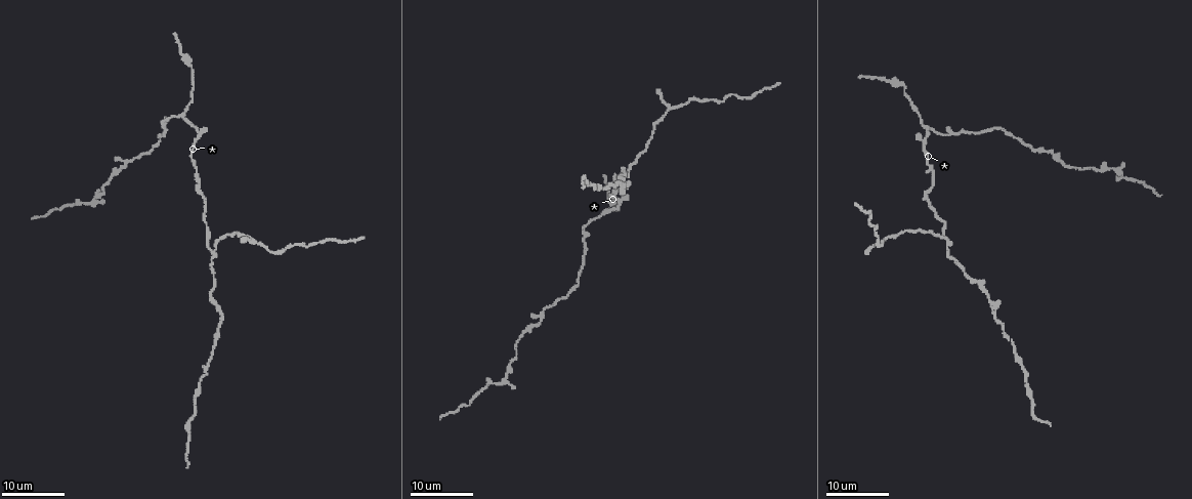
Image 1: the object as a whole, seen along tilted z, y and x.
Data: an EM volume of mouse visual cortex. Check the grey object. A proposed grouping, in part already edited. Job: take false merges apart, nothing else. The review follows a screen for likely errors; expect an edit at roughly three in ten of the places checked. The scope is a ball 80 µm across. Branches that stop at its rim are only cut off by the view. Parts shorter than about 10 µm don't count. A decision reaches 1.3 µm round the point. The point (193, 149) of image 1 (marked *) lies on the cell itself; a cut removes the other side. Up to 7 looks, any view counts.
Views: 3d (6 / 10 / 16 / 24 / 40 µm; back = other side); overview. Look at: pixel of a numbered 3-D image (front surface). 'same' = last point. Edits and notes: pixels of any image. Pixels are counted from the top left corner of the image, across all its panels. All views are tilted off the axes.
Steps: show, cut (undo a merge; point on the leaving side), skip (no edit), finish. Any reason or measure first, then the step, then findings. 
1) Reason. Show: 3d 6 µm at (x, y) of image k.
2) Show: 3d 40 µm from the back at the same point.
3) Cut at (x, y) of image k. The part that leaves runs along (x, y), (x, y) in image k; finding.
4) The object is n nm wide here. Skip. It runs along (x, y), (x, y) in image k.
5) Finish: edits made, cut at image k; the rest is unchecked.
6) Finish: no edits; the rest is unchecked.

Three-way junction. Show: 3d 24 µm at (950, 243) of image 1.

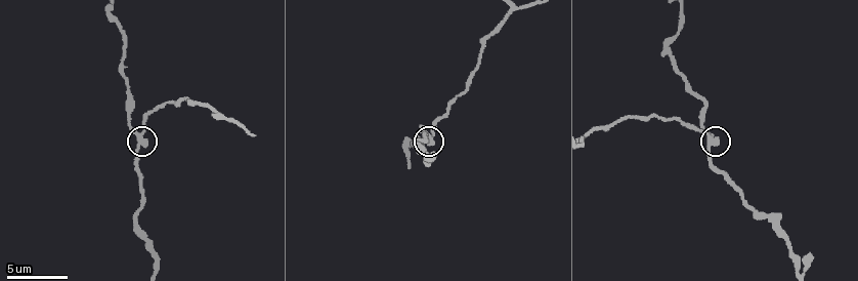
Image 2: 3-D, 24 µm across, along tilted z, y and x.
Show: 3d 10 µm at (143, 136) of image 2.

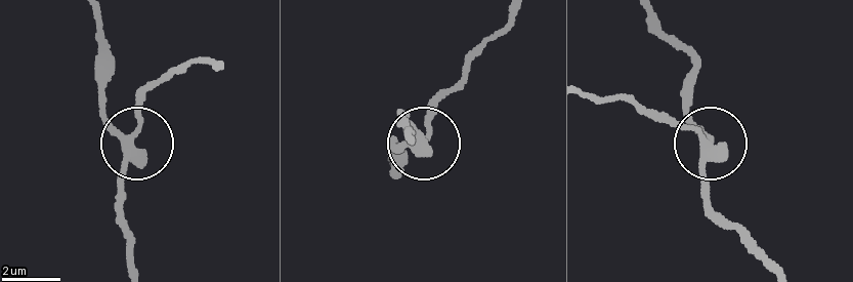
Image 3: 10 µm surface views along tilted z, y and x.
Closer look. Show: 3d 6 µm at (133, 146) of image 3.

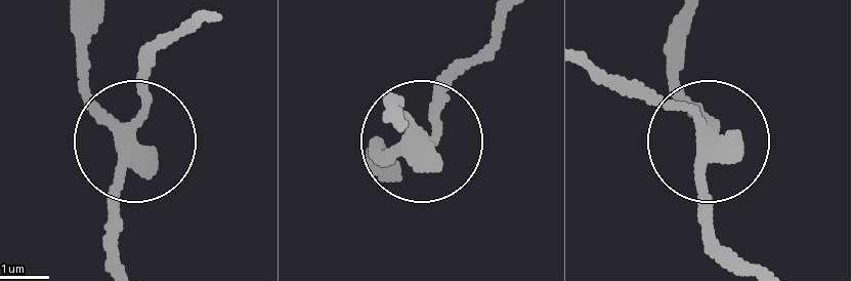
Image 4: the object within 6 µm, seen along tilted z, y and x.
3 arms meet here. Skip. It runs along (75, 17), (79, 75), (133, 132), (147, 97), (144, 51) in image 4; one cell here.

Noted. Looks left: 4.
Show: 3d 24 µm at (1032, 150) of image 1.

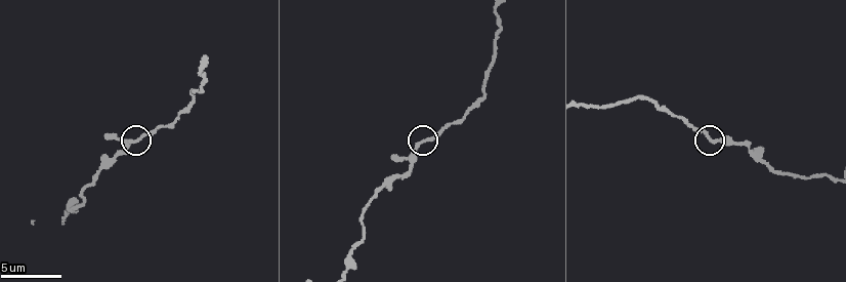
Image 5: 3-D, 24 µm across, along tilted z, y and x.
Zoom in. Show: 3d 6 µm at (711, 140) of image 5.

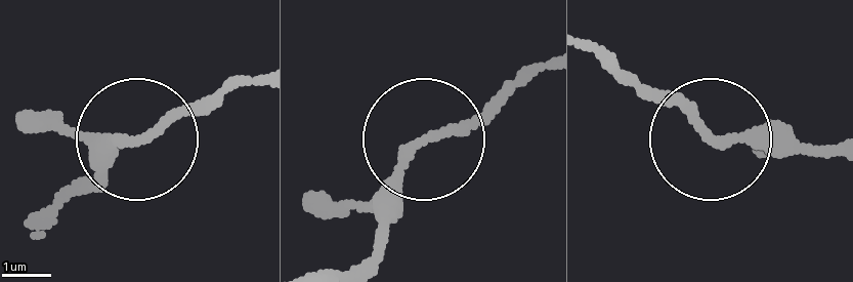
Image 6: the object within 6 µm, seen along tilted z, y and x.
The object is 190 nm wide here. Skip. It runs along (539, 72), (416, 154), (367, 255) in image 6; one cell here.

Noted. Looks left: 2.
Calibre changes. Show: 3d 24 µm at (928, 164) of image 1.

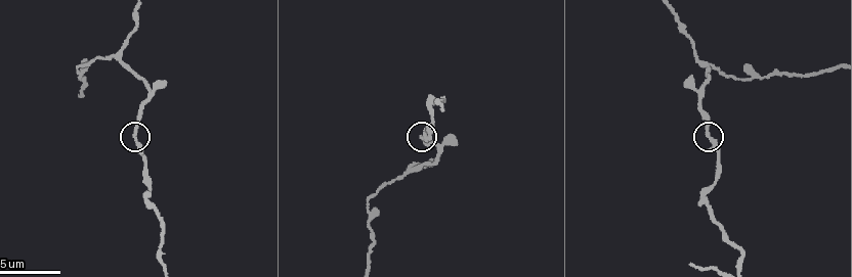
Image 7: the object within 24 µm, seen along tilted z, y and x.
Show: 3d 10 µm at (135, 138) of image 7.

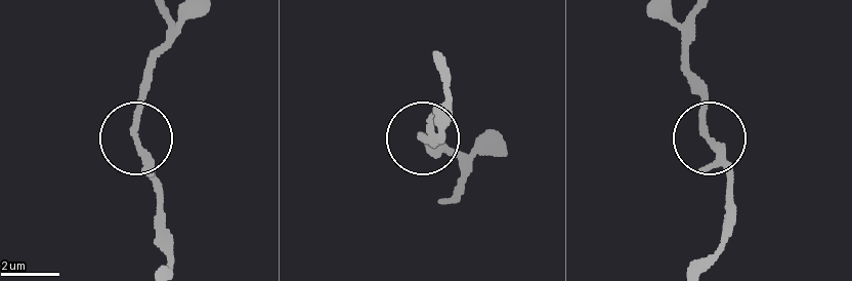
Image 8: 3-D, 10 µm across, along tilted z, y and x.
The object is 200 nm wide here. Skip. It runs along (705, 99), (705, 127), (733, 182) in image 8; continuous, no second cell.

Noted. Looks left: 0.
Finish: no edits; the rest is unchecked.

